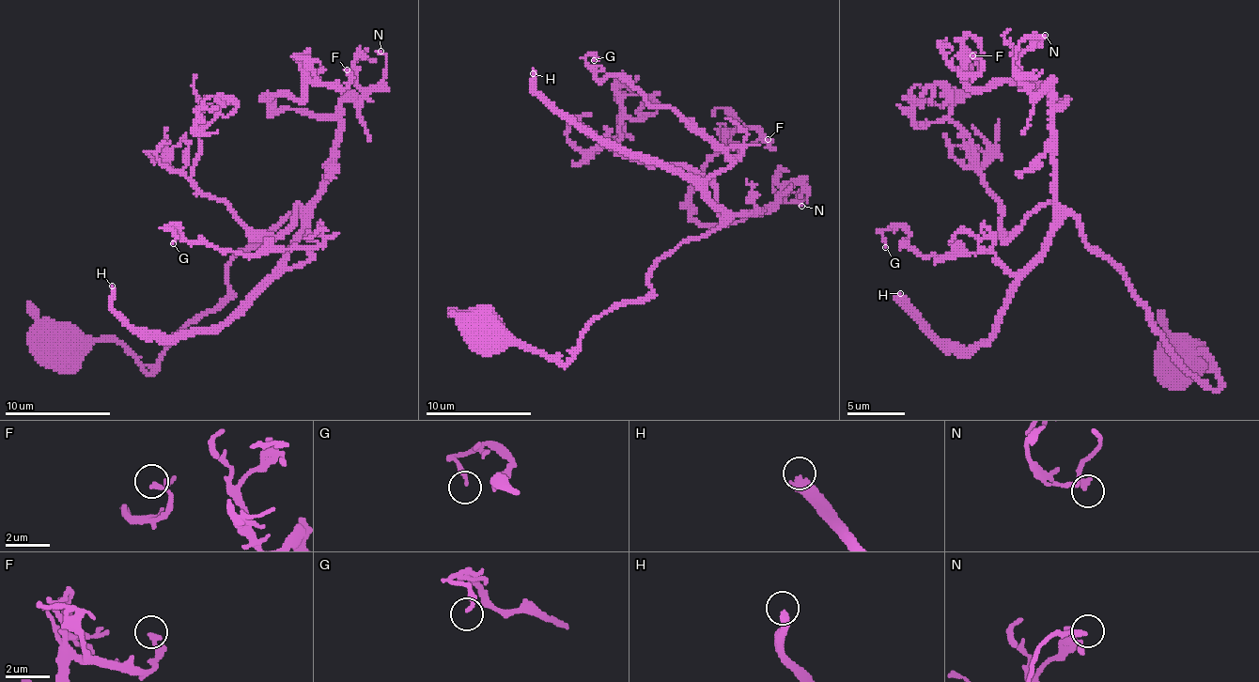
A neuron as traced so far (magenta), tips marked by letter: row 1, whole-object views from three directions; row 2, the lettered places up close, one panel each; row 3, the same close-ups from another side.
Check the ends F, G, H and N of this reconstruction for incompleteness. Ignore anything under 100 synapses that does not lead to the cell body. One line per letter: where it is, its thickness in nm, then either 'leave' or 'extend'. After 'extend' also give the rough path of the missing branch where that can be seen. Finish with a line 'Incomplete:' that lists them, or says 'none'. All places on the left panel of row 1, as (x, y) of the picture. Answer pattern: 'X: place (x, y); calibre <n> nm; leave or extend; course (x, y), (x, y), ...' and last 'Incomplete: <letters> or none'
F: place (347, 69); calibre 240 nm; leave
G: place (173, 243); calibre 200 nm; leave
H: place (112, 286); calibre 380 nm; extend
N: place (380, 51); calibre 140 nm; leave
Incomplete: H

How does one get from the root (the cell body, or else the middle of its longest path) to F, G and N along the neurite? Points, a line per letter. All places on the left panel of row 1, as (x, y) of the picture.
F: (59, 347), (117, 341), (148, 373), (320, 188), (338, 122), (270, 99), (347, 69)
G: (59, 347), (117, 341), (148, 373), (294, 214), (286, 268), (310, 256), (167, 225), (173, 243)
N: (59, 347), (117, 341), (148, 373), (230, 291), (228, 265), (318, 193), (338, 106), (380, 83), (380, 51)

